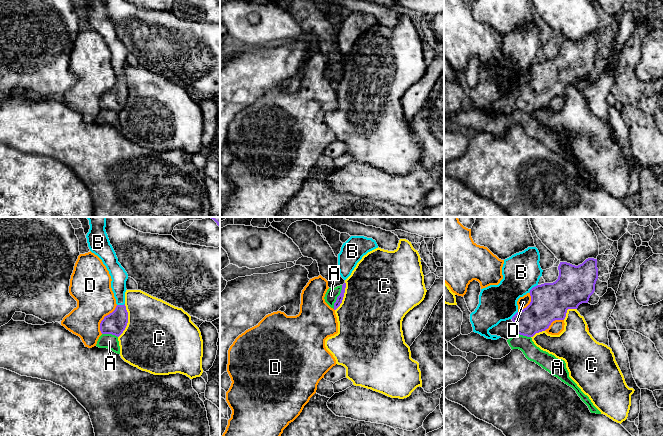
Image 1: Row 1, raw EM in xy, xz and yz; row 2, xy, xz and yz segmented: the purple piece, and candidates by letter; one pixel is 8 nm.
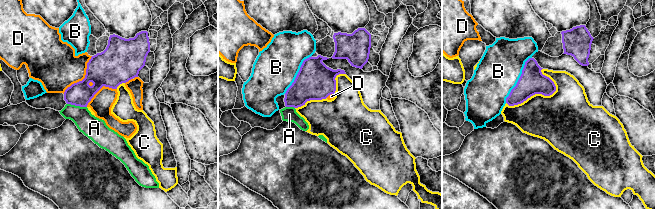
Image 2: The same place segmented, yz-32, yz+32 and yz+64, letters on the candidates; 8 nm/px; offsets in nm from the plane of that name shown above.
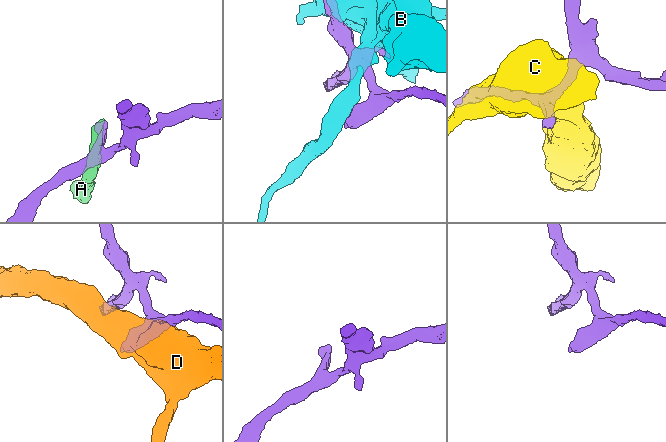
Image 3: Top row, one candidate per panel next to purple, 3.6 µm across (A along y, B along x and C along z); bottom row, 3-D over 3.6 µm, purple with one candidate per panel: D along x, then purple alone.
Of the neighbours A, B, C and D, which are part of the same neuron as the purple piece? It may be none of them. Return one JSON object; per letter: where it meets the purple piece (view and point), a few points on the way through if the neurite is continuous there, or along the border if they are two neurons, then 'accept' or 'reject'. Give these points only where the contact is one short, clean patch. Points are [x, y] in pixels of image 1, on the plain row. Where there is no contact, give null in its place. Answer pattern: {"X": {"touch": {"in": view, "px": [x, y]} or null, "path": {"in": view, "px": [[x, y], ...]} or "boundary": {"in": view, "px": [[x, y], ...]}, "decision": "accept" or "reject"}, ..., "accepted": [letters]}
{"A": {"touch": {"in": "xz", "px": [337, 73]}, "boundary": {"in": "xz", "px": [[342, 61], [341, 68], [333, 84]]}, "decision": "reject"}, "B": {"touch": {"in": "yz", "px": [532, 64]}, "decision": "reject"}, "C": {"touch": {"in": "xy", "px": [127, 97]}, "decision": "reject"}, "D": {"touch": {"in": "xy", "px": [104, 94]}, "decision": "reject"}, "accepted": []}

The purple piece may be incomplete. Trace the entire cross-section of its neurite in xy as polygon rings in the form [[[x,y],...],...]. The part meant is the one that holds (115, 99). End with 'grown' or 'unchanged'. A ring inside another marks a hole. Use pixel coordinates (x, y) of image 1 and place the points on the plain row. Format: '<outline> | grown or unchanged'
[[[117,81],[115,86],[105,92],[100,99],[102,110],[112,110],[119,113],[125,106],[128,99],[128,88],[126,82]]] | unchanged

